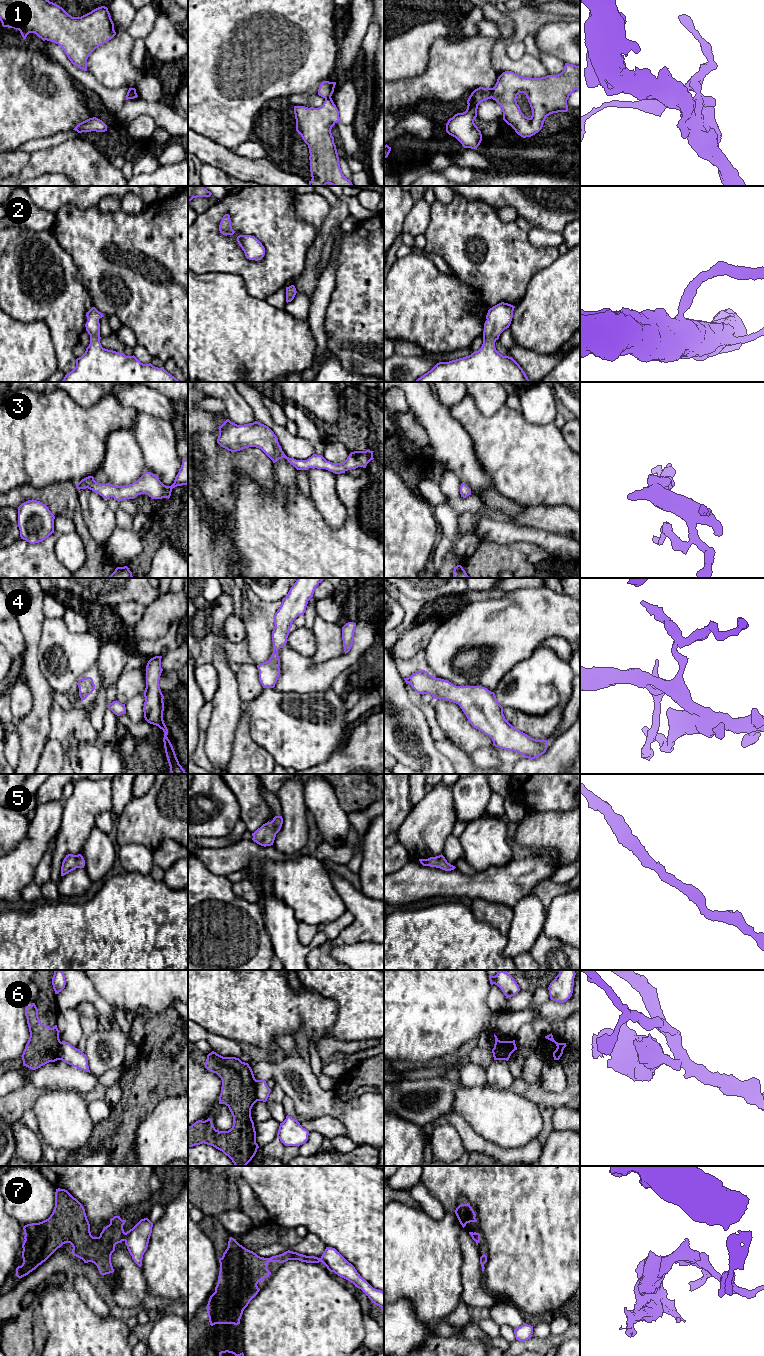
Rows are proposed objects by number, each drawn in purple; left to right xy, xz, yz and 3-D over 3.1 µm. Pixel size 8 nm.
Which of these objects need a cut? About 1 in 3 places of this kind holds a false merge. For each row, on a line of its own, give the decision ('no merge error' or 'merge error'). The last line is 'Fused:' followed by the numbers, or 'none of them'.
1: merge error
2: no merge error
3: no merge error
4: no merge error
5: no merge error
6: merge error
7: merge error
Fused: 1, 6, 7

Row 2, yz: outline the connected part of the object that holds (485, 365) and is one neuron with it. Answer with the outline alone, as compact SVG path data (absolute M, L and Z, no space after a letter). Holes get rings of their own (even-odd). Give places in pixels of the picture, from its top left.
M504 302L490 308L484 323L483 344L478 351L449 362L439 362L415 382L529 382L520 365L512 357L501 355L495 348L500 334L511 324L514 308Z

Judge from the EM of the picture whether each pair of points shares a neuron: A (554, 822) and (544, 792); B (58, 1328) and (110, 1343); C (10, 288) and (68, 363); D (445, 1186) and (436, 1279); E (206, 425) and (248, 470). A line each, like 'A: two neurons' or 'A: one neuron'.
A: two neurons
B: one neuron
C: one neuron
D: two neurons
E: one neuron

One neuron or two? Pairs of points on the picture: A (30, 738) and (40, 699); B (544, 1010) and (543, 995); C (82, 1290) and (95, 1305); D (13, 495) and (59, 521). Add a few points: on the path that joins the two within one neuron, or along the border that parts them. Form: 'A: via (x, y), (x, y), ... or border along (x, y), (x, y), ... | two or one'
A: via (30, 728), (40, 713), (40, 709) | one
B: border along (550, 999), (535, 1009) | two
C: via (86, 1294), (93, 1301) | one
D: border along (55, 515), (67, 516), (72, 521), (75, 529) | two

